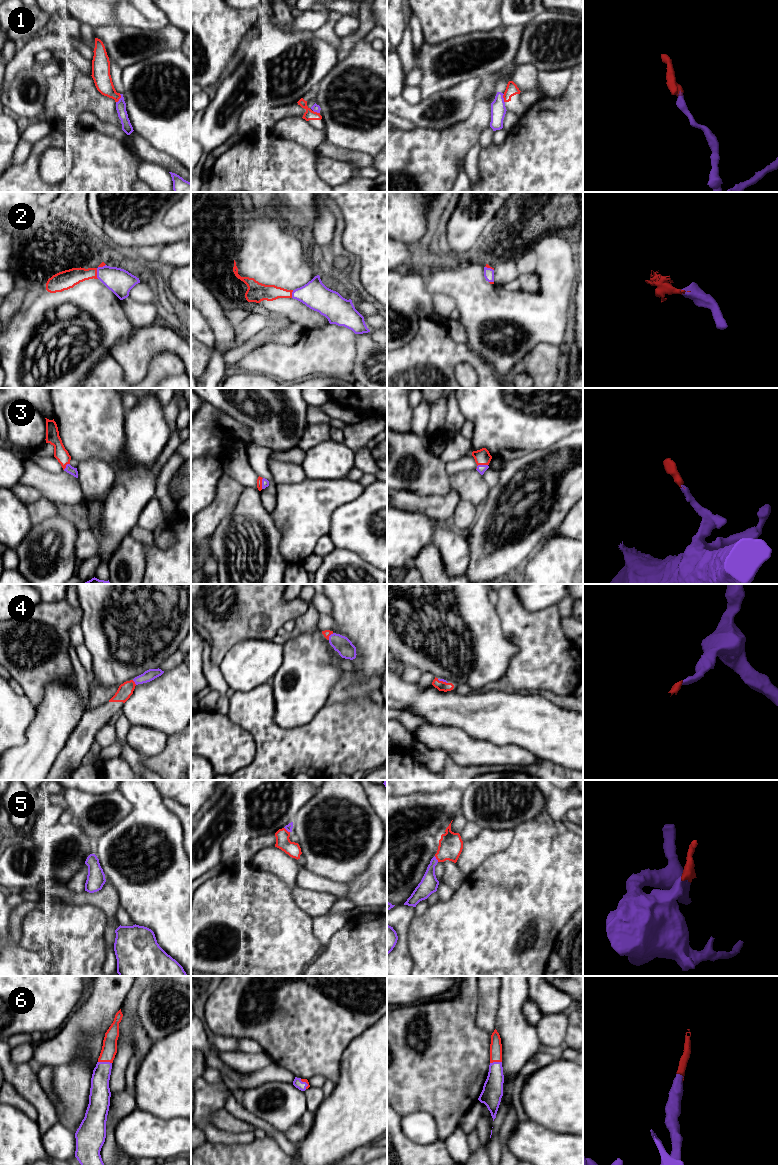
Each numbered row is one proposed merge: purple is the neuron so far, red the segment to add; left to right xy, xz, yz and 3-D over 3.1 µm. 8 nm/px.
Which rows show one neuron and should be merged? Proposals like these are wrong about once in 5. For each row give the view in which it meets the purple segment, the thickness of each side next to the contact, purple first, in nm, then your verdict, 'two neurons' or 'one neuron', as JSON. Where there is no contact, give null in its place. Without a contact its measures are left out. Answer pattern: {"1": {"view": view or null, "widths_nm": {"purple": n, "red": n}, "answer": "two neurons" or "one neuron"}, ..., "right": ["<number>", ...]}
{"1": {"view": "xy", "widths_nm": {"purple": 80, "red": 140}, "answer": "two neurons"}, "2": {"view": "xy", "widths_nm": {"purple": 200, "red": 150}, "answer": "one neuron"}, "3": {"view": "xz", "widths_nm": {"purple": 60, "red": 50}, "answer": "one neuron"}, "4": {"view": "xz", "widths_nm": {"purple": 140, "red": 60}, "answer": "one neuron"}, "5": {"view": "yz", "widths_nm": {"purple": 140, "red": 190}, "answer": "one neuron"}, "6": {"view": "xy", "widths_nm": {"purple": 160, "red": 130}, "answer": "one neuron"}, "right": ["2", "3", "4", "5", "6"]}

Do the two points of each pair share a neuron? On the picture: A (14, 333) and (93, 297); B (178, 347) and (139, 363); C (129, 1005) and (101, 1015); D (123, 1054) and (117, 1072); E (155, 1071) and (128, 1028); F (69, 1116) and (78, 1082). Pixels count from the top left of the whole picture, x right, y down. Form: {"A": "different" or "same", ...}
{"A": "same", "B": "same", "C": "different", "D": "same", "E": "different", "F": "same"}

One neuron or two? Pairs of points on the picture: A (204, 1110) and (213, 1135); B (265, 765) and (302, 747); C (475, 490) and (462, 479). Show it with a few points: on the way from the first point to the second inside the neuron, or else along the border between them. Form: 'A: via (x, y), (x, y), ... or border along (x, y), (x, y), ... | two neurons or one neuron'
A: via (204, 1116), (204, 1123), (209, 1129) | one neuron
B: via (274, 763), (284, 753), (293, 751) | one neuron
C: via (472, 487), (465, 482) | one neuron

